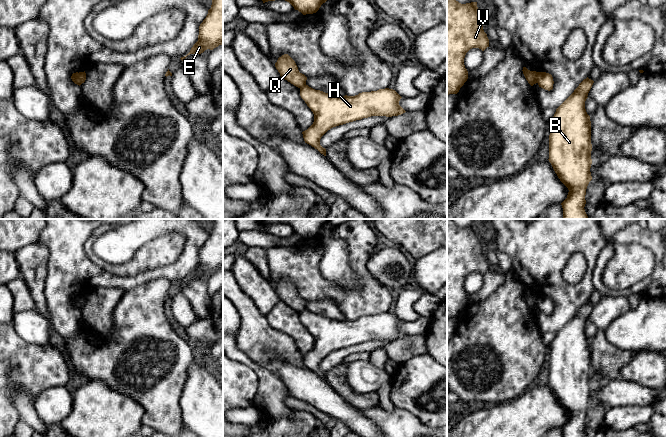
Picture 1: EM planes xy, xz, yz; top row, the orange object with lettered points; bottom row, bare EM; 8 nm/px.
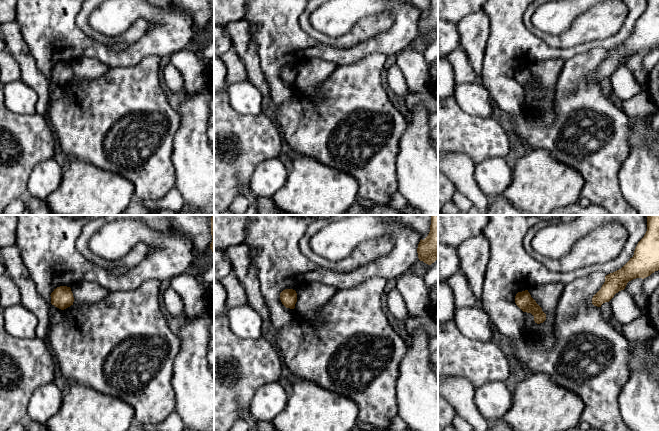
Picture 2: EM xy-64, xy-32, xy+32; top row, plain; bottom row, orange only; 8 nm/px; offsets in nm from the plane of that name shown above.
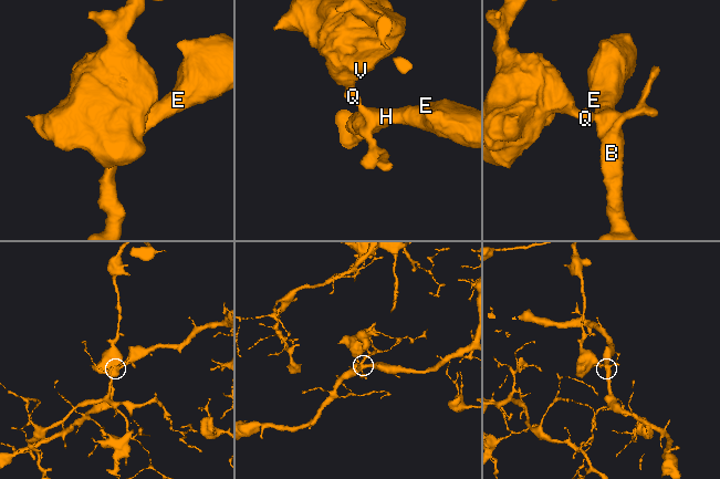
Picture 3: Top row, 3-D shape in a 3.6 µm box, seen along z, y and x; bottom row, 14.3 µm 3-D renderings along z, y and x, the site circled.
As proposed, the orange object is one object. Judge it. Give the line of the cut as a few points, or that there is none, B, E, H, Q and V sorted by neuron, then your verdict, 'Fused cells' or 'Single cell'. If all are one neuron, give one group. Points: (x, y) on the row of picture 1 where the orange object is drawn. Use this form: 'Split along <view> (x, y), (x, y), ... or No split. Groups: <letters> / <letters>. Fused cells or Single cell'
Split along xy (79, 73), (78, 84). Groups: B E H / Q V. Fused cells

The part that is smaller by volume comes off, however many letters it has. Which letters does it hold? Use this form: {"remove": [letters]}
{"remove": ["Q", "V"]}

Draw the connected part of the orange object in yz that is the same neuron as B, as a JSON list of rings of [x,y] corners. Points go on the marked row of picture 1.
[[[584,79],[574,92],[556,109],[550,120],[549,162],[560,181],[568,188],[567,198],[561,203],[563,219],[588,219],[585,212],[585,195],[592,180],[591,159],[591,121],[585,109],[585,101],[594,81]]]

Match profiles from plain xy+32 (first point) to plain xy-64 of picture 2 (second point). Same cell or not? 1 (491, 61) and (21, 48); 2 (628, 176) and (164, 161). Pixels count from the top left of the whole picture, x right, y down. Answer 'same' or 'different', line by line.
1: different
2: different

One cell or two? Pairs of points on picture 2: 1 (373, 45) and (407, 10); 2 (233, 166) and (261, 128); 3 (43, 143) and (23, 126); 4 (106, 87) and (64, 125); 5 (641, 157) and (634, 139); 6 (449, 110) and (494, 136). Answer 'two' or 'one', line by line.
1: one
2: one
3: one
4: one
5: two
6: one

